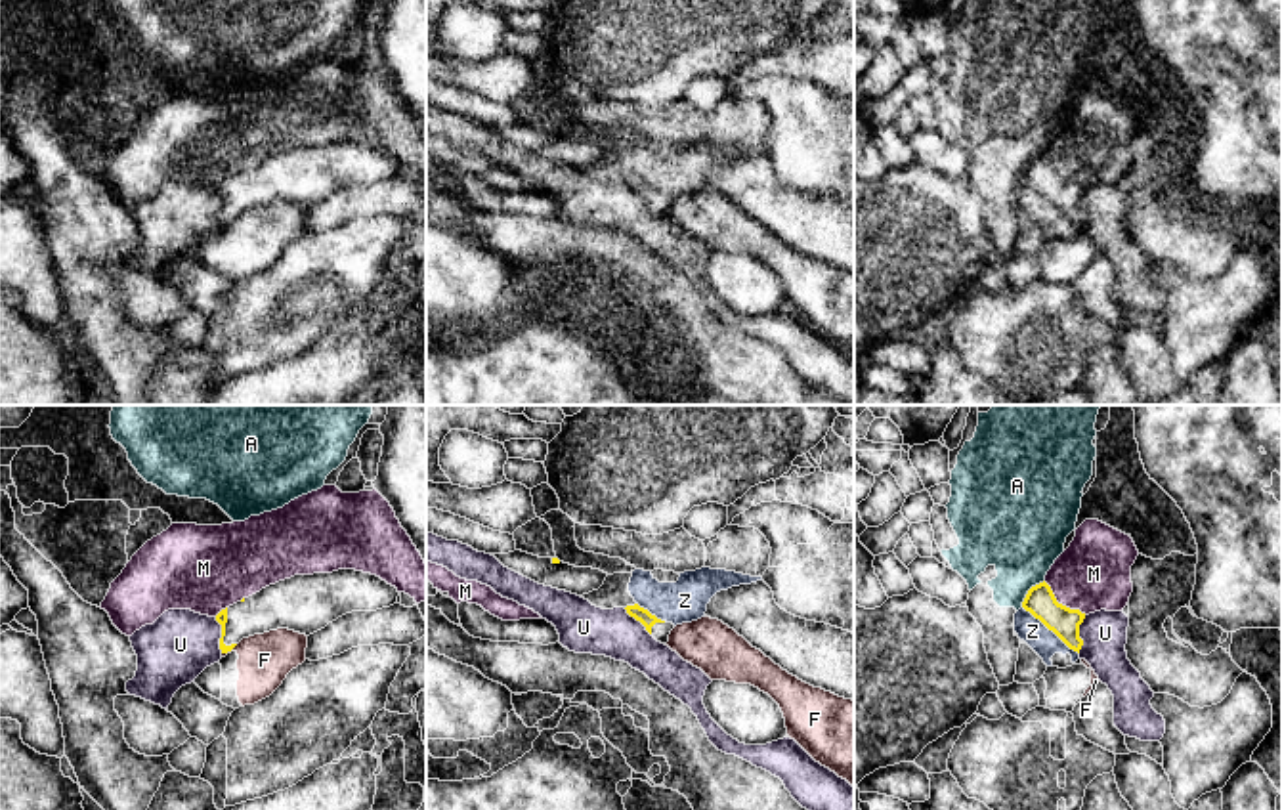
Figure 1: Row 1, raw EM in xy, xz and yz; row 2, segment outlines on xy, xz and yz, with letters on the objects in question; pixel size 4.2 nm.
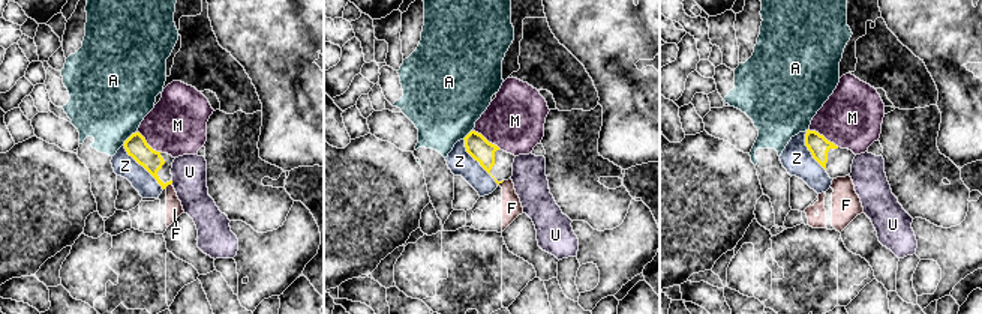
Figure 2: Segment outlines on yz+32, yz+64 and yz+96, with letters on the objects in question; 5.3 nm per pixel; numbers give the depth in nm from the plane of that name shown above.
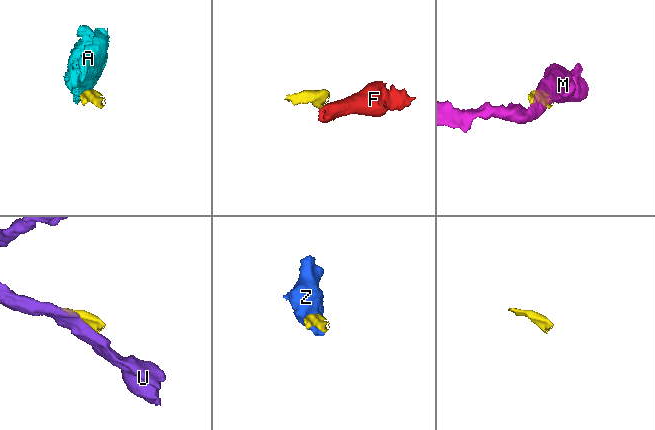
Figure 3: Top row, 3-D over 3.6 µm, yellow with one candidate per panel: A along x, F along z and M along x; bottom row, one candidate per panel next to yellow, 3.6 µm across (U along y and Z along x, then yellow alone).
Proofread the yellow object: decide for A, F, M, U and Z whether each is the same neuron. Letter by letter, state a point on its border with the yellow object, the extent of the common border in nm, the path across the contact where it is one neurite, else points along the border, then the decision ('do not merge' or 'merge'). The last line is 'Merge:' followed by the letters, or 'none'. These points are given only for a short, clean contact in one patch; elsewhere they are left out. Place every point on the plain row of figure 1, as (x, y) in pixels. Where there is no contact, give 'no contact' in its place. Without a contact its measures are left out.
A: contact yz (1028, 163); length 160 nm; border yz (1044, 151), (1028, 163), (1021, 178); do not merge
F: contact xy (230, 222); length 80 nm; border xy (237, 216), (222, 226); do not merge
M: contact yz (1061, 176); length 240 nm; border yz (1044, 153), (1059, 174), (1086, 186); do not merge
U: contact yz (1078, 207); length 160 nm; do not merge
Z: contact yz (1051, 201); length 320 nm; border yz (1023, 178), (1078, 226); do not merge
Merge: none

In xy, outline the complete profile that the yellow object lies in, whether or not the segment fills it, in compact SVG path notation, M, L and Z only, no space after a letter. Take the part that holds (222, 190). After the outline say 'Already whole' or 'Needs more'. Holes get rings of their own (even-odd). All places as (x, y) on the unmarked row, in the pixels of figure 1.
M338 141L294 147L222 181L220 222L231 224L243 210L288 201L313 206L352 183L376 183L397 176L397 160L376 147Z. Needs more

